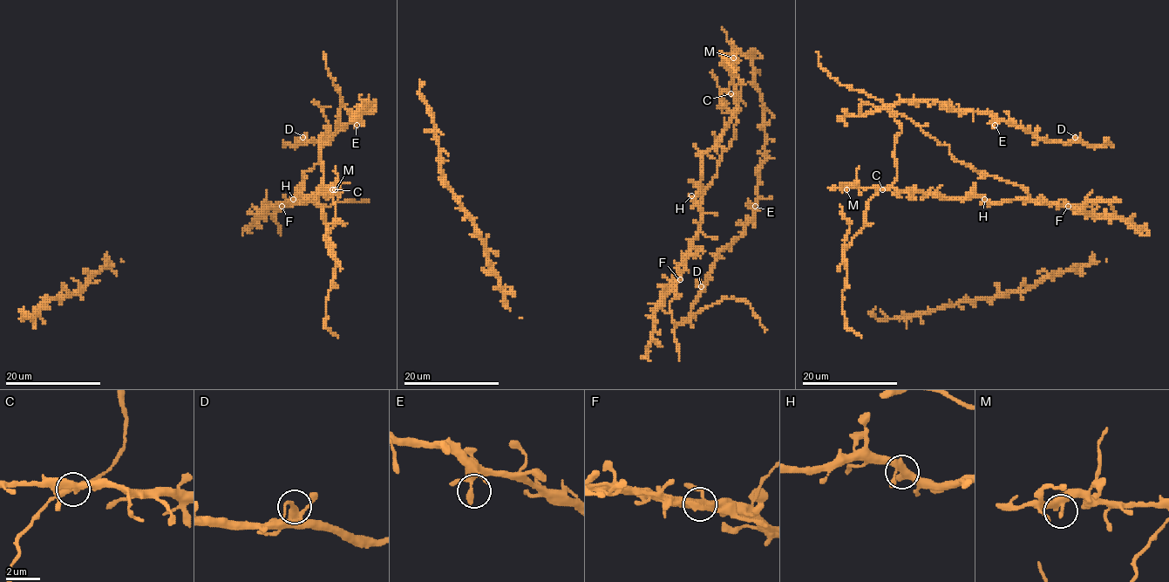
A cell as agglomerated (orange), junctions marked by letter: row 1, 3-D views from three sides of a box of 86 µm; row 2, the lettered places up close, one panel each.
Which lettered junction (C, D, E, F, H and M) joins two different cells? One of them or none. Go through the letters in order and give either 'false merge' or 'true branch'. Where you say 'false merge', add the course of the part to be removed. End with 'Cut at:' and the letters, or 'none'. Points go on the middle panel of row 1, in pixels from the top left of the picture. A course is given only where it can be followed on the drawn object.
C: false merge; course (730, 93), (733, 77), (723, 61), (730, 54), (736, 56), (724, 52), (737, 71)
D: true branch
E: true branch
F: true branch
H: true branch
M: true branch
Cut at: C

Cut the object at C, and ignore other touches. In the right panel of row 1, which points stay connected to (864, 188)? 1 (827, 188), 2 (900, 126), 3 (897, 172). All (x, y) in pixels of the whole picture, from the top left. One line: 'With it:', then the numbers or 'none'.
With it: 1

